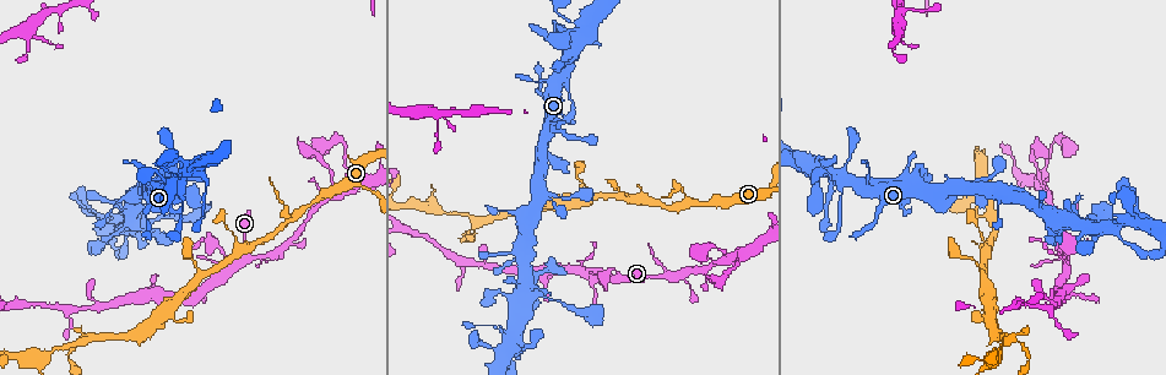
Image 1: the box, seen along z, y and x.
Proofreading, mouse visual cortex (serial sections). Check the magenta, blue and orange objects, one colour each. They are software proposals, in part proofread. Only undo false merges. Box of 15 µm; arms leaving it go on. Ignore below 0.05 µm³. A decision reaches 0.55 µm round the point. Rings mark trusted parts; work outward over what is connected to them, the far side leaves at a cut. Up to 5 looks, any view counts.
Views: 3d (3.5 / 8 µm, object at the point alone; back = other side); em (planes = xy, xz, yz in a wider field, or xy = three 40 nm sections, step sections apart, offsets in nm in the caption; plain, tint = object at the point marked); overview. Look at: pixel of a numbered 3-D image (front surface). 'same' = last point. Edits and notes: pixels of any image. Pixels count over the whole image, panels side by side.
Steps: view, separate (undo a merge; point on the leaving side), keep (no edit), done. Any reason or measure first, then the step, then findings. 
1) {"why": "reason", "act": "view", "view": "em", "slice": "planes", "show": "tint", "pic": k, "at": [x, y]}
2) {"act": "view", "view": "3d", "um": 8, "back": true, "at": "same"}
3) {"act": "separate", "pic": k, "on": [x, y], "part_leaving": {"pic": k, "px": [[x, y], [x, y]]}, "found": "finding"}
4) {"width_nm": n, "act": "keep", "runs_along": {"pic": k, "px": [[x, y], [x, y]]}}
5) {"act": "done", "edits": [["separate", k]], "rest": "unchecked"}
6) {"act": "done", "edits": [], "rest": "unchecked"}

{"why": "four or more arms meet", "act": "view", "view": "3d", "um": 3.5, "pic": 1, "at": [844, 180]}

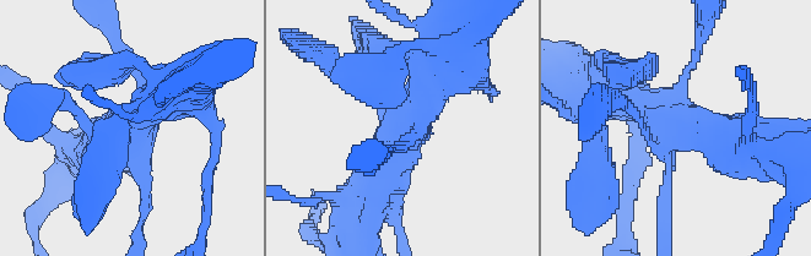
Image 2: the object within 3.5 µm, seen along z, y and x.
{"why": "need the tissue", "act": "view", "view": "em", "slice": "xy", "step": 5, "show": "tint", "pic": 2, "at": [675, 121]}

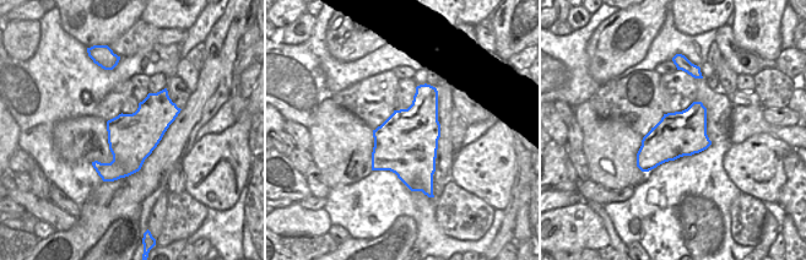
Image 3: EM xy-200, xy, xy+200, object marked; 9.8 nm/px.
{"act": "keep", "runs_along": {"pic": 2, "px": [[377, 190], [441, 64]]}, "found": "all the same cell"}

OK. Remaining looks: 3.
{"why": "two arms in line, one across", "act": "view", "view": "3d", "um": 3.5, "pic": 1, "at": [254, 258]}

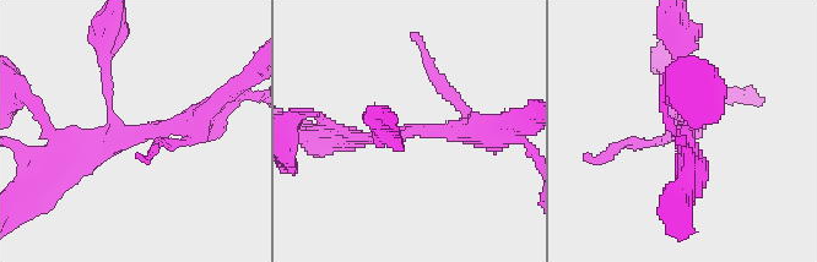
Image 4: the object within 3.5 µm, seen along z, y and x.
{"arms": 3, "arm_widths_nm": [100, 250, 300], "act": "view", "view": "em", "slice": "planes", "show": "tint", "pic": 4, "at": [128, 134]}

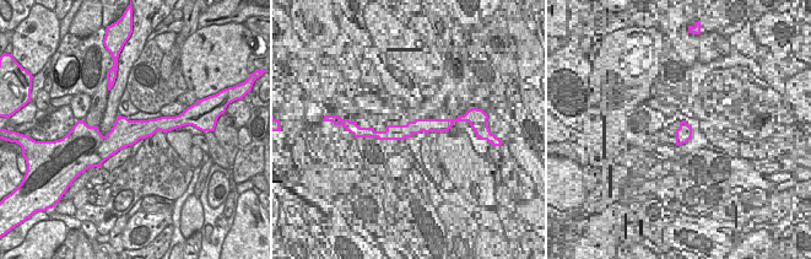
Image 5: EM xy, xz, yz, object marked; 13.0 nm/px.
{"act": "keep", "runs_along": {"pic": 5, "px": [[173, 125], [117, 139], [95, 133]]}, "found": "all the same cell"}

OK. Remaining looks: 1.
{"act": "done", "edits": [], "rest": "unchecked"}

